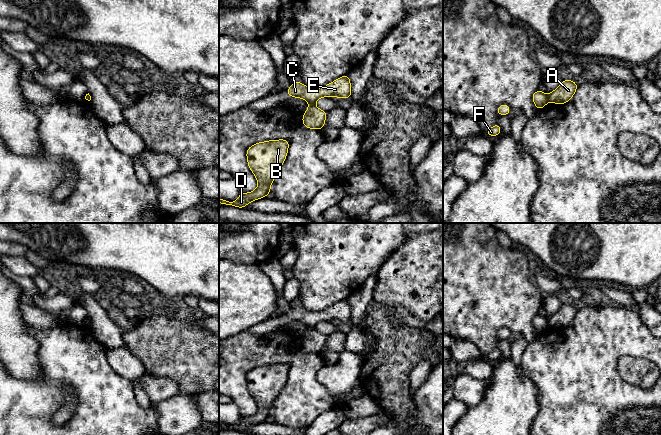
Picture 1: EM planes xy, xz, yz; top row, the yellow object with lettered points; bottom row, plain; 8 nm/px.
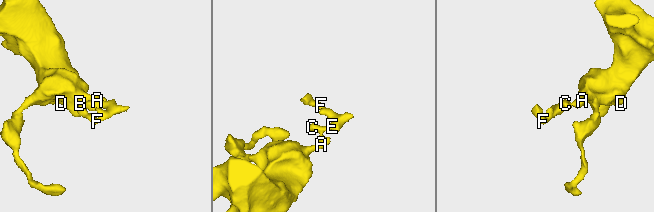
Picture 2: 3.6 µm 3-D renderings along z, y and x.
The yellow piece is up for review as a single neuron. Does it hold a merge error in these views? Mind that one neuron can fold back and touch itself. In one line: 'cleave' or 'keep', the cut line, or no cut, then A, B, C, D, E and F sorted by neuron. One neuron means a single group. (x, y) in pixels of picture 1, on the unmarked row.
cleave; cut xz (309, 327), (314, 328); groups A B D / C E F

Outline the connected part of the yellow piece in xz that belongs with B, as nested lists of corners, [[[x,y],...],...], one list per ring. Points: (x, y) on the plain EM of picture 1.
[[[285,363],[259,366],[246,375],[247,387],[257,403],[258,411],[249,417],[240,417],[235,426],[220,422],[219,427],[244,432],[250,426],[270,419],[270,411],[275,400],[285,386],[289,365]]]

